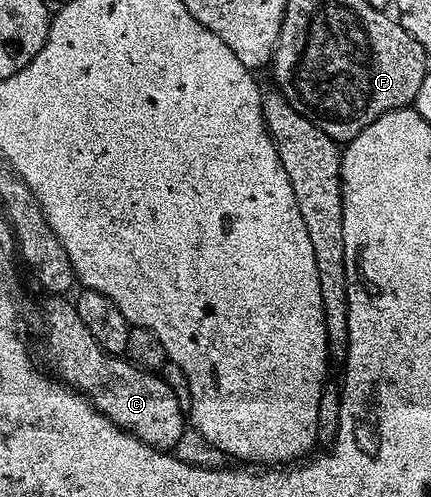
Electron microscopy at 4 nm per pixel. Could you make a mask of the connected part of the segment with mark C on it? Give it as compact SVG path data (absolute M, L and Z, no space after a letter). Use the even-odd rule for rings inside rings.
M62 295L51 296L49 300L46 305L46 353L54 364L53 372L71 389L87 397L103 415L112 419L114 425L134 433L136 439L154 449L173 450L188 421L170 384L157 372L131 365L125 356L106 353L104 347L92 339L92 331L84 327L84 319L80 319L73 300Z

